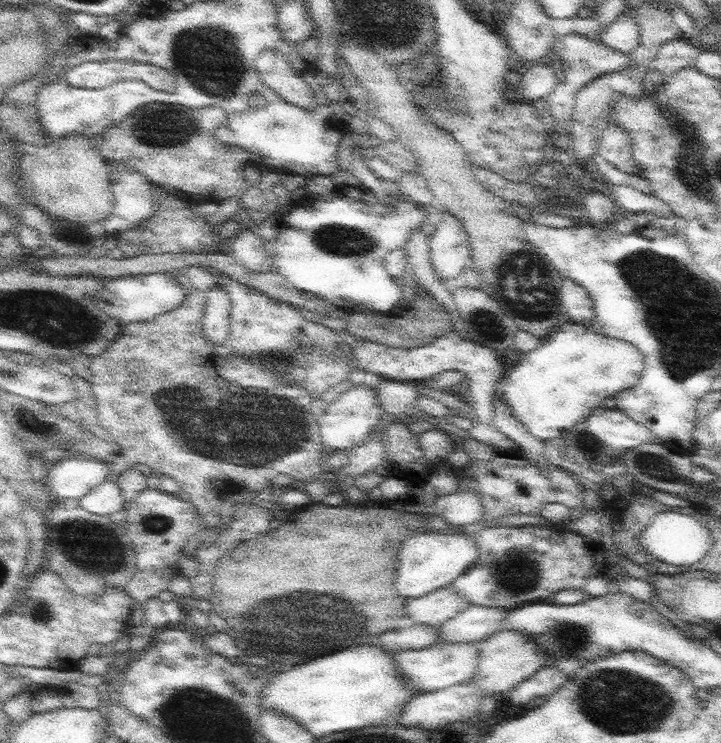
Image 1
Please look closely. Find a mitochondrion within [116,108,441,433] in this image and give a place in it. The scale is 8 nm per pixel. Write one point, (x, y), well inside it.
(156, 130)

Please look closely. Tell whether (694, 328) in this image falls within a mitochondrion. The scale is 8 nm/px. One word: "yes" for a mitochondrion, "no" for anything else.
yes

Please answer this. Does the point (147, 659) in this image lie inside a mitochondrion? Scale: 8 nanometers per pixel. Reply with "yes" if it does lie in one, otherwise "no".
no

